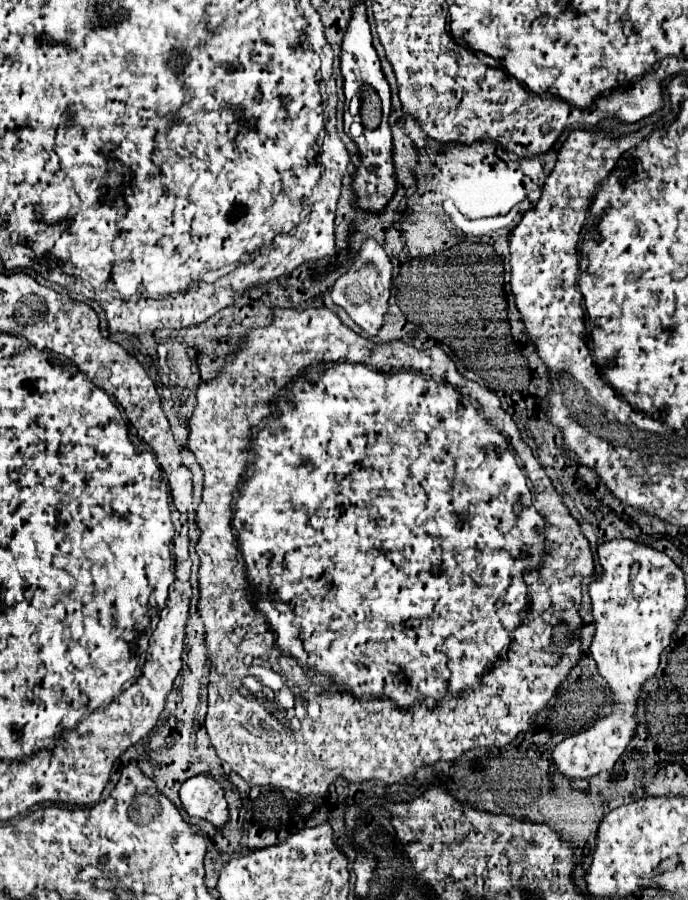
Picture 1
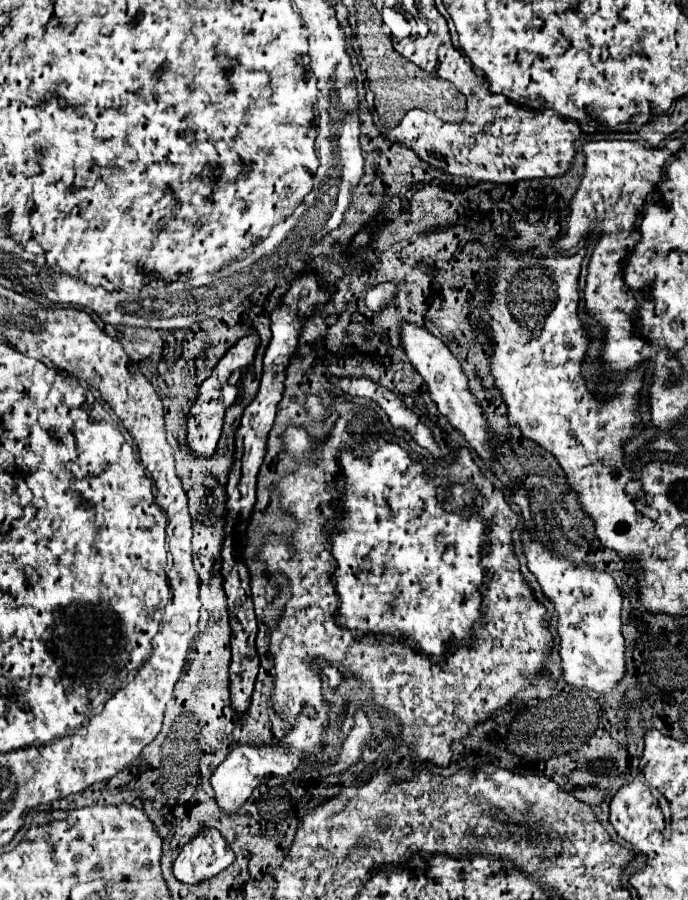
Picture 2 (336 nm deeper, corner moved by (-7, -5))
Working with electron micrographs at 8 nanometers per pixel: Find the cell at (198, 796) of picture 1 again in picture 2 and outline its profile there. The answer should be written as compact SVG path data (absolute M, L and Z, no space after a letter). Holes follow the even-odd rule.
M204 827L188 845L184 845L184 851L180 851L174 861L174 877L184 883L198 883L218 875L232 865L234 859L236 855L228 847L224 835L218 829Z

